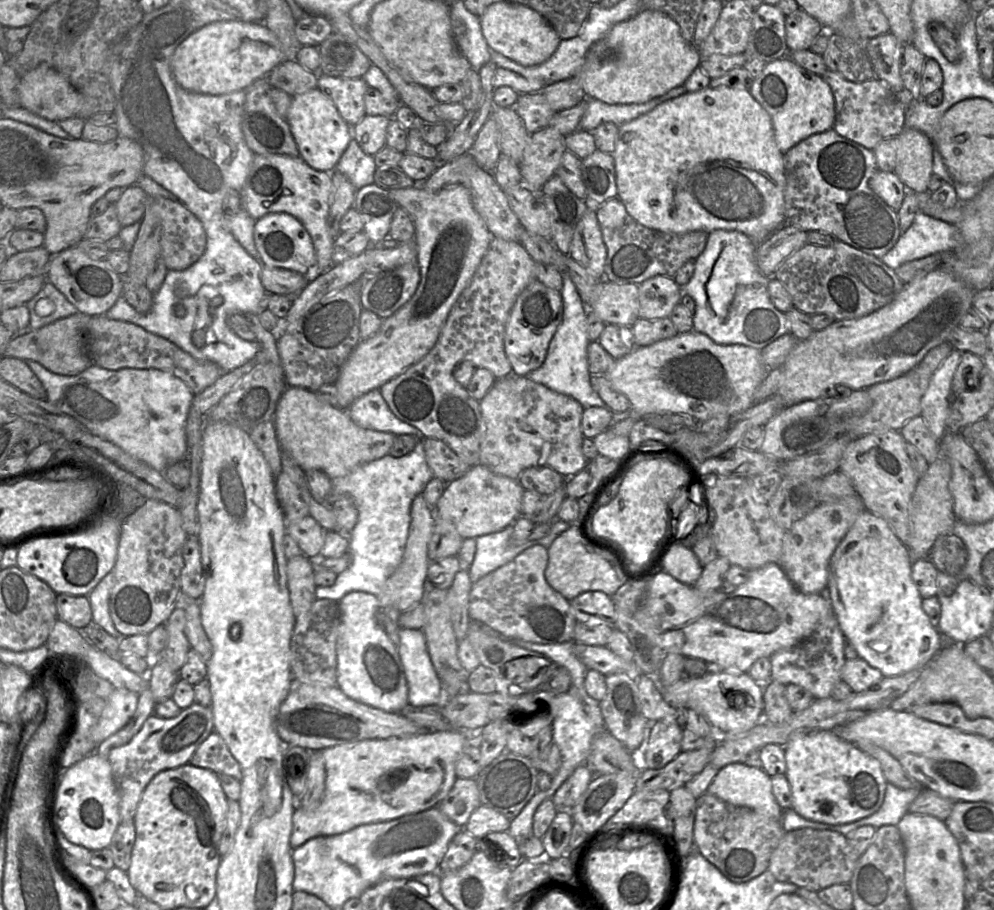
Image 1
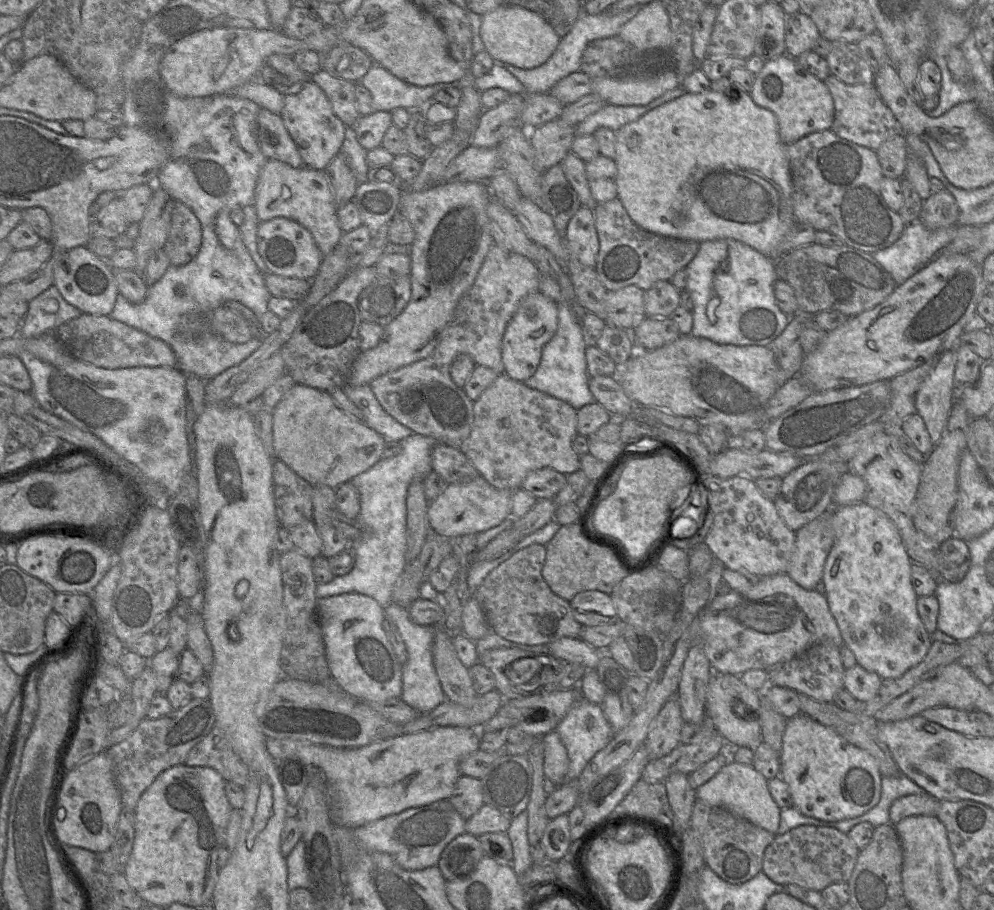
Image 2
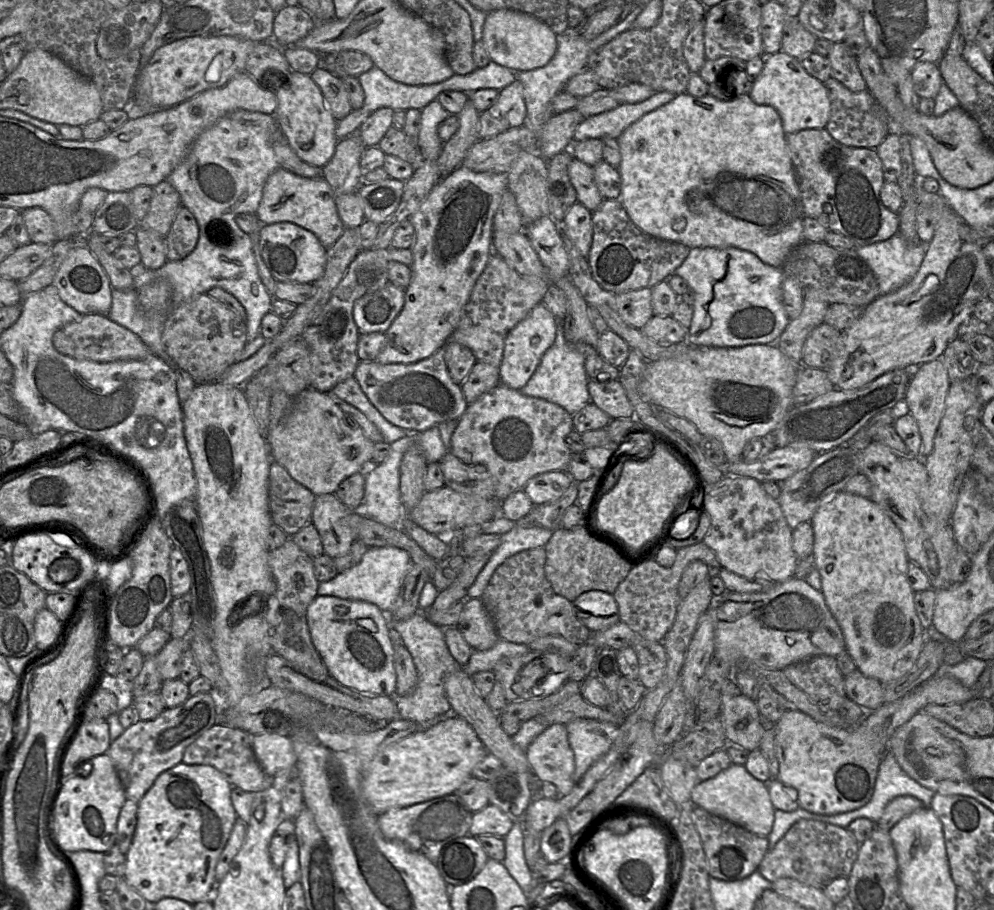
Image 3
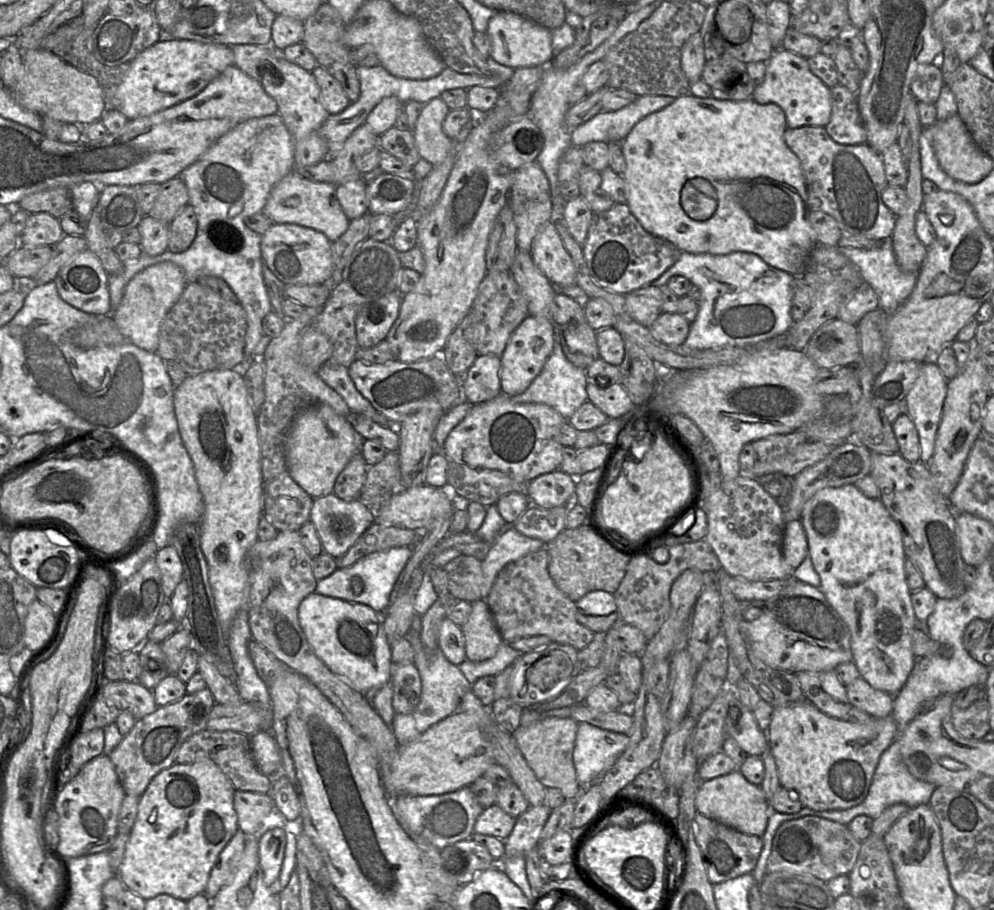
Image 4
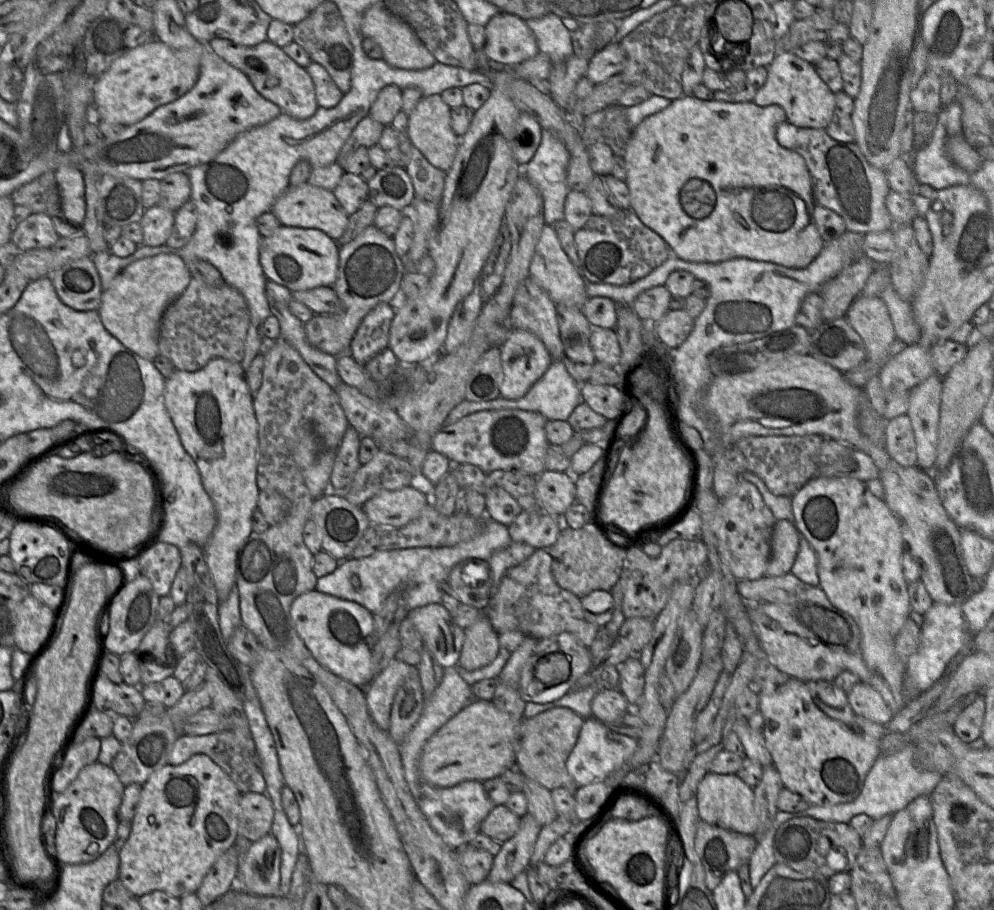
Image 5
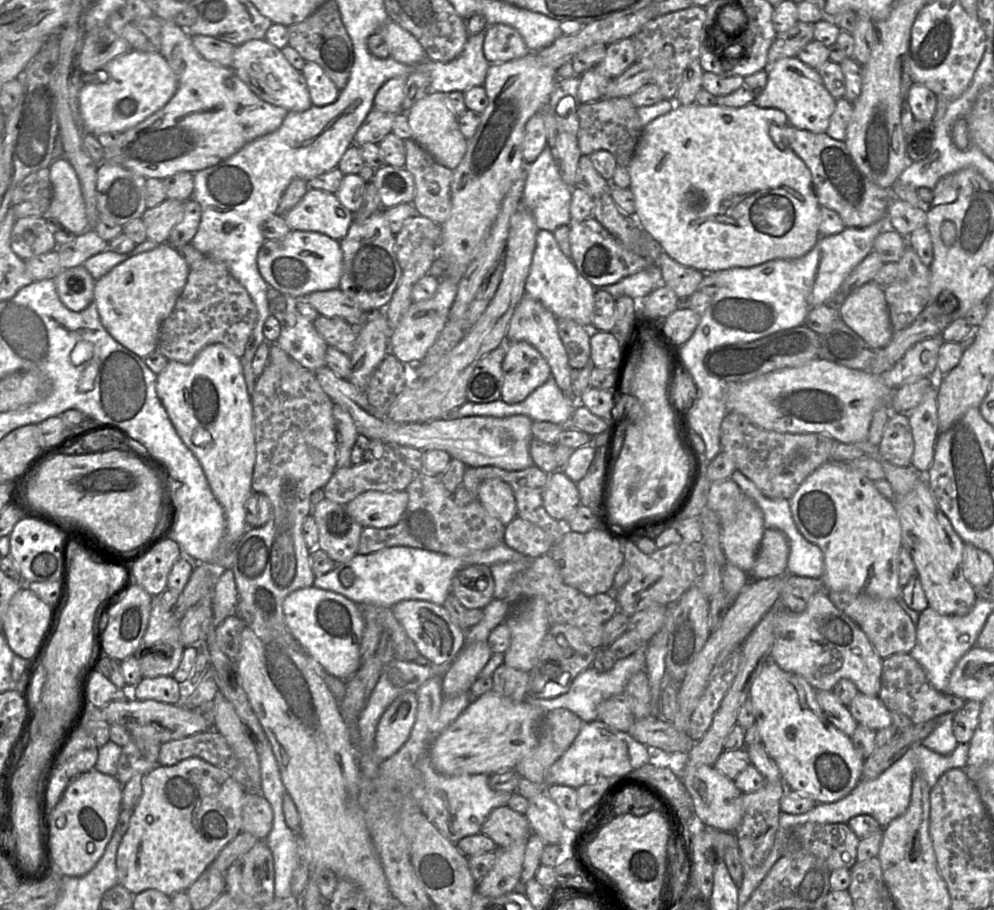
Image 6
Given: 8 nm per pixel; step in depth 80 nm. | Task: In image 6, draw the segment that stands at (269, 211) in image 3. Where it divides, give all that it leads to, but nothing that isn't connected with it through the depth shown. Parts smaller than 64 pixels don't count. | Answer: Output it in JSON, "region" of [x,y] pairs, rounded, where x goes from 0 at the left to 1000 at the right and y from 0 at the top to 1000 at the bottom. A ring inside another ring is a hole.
{"region":[[[313,205],[285,238],[293,253],[317,254],[340,265],[348,259],[355,245],[355,234],[342,223],[337,213]]]}

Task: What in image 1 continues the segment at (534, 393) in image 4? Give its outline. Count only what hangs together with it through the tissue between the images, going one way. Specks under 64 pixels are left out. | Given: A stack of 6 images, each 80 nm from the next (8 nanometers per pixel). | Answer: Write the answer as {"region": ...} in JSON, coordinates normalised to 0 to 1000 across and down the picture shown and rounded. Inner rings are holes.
{"region":[[[567,298],[564,299],[566,308],[563,321],[566,331],[566,351],[552,377],[546,400],[541,405],[534,408],[530,415],[558,431],[577,437],[588,449],[598,446],[613,449],[595,424],[591,391],[591,381],[594,376],[590,359],[592,338],[587,333],[573,303]]]}

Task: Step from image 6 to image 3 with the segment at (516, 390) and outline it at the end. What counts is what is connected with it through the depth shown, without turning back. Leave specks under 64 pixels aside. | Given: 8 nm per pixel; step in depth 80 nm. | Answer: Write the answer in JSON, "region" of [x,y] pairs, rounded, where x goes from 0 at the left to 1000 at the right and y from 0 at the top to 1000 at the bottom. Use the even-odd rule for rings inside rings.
{"region":[[[546,333],[540,334],[534,344],[522,354],[509,369],[502,411],[504,422],[517,427],[525,427],[538,410],[547,388],[559,371],[560,351]]]}

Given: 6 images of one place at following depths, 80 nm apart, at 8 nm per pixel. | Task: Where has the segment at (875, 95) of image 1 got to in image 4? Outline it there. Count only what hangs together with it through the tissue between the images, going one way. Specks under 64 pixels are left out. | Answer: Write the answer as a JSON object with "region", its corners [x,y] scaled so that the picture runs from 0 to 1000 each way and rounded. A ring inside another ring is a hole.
{"region":[[[844,91],[835,97],[836,129],[829,140],[841,157],[872,158],[872,146],[864,123],[862,104]]]}

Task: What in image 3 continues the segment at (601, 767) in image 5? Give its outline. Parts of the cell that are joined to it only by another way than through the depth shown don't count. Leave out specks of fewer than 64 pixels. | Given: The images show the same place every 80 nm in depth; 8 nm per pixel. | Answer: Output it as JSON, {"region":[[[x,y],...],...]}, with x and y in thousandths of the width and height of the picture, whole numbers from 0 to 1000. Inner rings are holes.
{"region":[[[584,789],[569,799],[578,832],[576,857],[581,860],[592,845],[613,825],[623,807],[623,796]]]}

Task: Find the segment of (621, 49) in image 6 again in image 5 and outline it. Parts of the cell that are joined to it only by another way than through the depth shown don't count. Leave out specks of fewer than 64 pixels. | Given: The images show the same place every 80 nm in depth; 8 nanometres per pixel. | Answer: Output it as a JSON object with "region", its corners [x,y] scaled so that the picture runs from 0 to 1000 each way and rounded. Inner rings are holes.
{"region":[[[616,45],[594,65],[590,84],[601,93],[623,81],[629,71],[630,62],[625,46]]]}

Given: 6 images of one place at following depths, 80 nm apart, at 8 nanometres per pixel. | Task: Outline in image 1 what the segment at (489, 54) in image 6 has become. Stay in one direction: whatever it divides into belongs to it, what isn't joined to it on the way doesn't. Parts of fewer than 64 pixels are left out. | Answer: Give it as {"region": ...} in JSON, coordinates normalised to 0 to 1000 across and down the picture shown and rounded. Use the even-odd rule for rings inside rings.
{"region":[[[502,1],[492,5],[484,18],[484,31],[494,54],[527,73],[552,65],[564,45],[557,29],[545,15],[525,3]]]}

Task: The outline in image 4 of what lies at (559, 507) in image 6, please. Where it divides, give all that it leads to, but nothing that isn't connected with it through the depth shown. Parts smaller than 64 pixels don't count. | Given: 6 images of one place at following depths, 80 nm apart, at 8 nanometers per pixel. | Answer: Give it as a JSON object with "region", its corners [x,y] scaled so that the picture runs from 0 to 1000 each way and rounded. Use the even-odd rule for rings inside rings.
{"region":[[[563,516],[541,523],[531,532],[533,554],[547,559],[573,554],[578,543],[578,525]]]}

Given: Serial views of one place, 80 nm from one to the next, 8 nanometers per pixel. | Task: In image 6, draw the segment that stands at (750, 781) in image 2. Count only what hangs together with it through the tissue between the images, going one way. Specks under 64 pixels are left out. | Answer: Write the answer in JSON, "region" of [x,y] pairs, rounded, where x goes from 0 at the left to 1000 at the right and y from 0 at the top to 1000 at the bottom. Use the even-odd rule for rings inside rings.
{"region":[[[705,841],[695,844],[690,842],[685,859],[696,878],[698,893],[705,904],[728,914],[739,915],[746,902],[746,870],[737,857],[717,842]]]}

